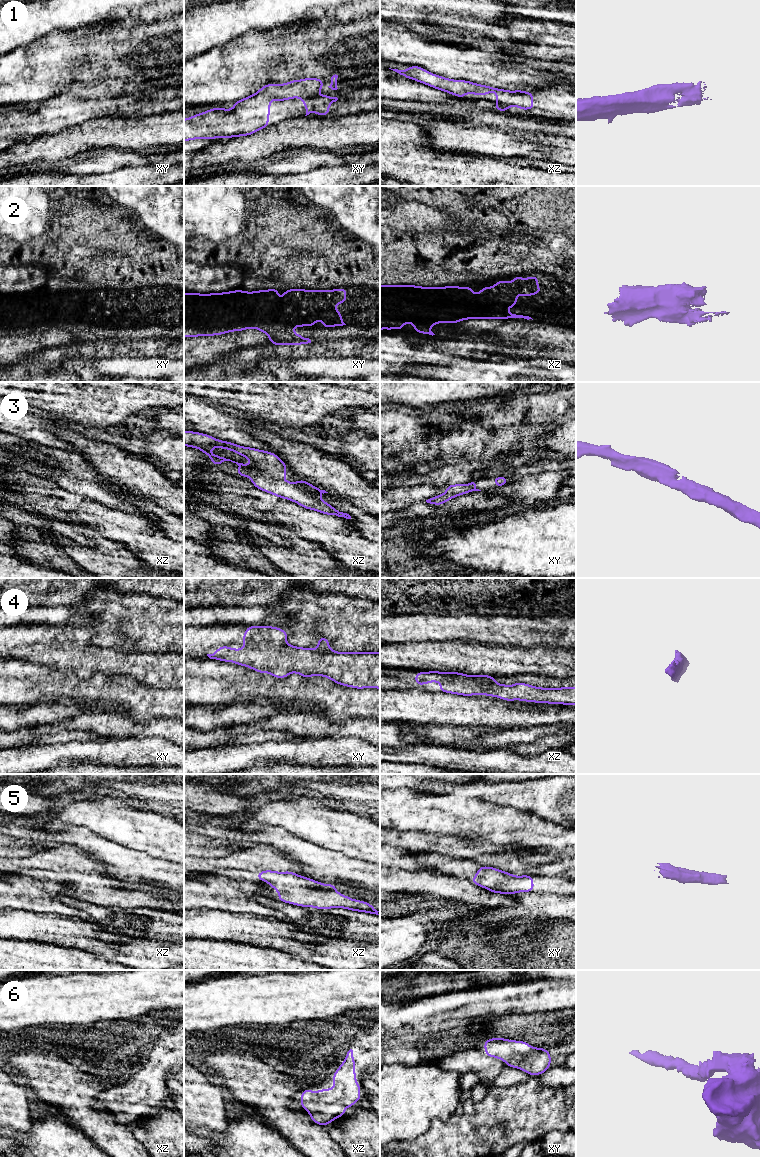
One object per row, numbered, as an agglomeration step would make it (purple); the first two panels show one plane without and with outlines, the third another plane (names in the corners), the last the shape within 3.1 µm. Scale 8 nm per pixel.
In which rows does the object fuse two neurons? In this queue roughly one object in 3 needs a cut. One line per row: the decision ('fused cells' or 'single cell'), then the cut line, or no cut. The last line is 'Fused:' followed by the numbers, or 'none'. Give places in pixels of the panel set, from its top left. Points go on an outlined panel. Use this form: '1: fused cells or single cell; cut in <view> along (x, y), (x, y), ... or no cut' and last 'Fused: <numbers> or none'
1: single cell; no cut
2: single cell; no cut
3: single cell; no cut
4: single cell; no cut
5: single cell; no cut
6: single cell; no cut
Fused: none

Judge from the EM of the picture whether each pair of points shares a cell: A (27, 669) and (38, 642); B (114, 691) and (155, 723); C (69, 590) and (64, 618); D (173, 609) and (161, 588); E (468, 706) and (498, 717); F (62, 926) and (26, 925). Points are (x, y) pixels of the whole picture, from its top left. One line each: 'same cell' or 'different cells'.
A: different cells
B: different cells
C: different cells
D: different cells
E: same cell
F: same cell

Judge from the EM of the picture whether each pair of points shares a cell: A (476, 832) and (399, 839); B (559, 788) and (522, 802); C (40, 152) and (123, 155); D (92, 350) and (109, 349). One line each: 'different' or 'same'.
A: different
B: same
C: different
D: same

